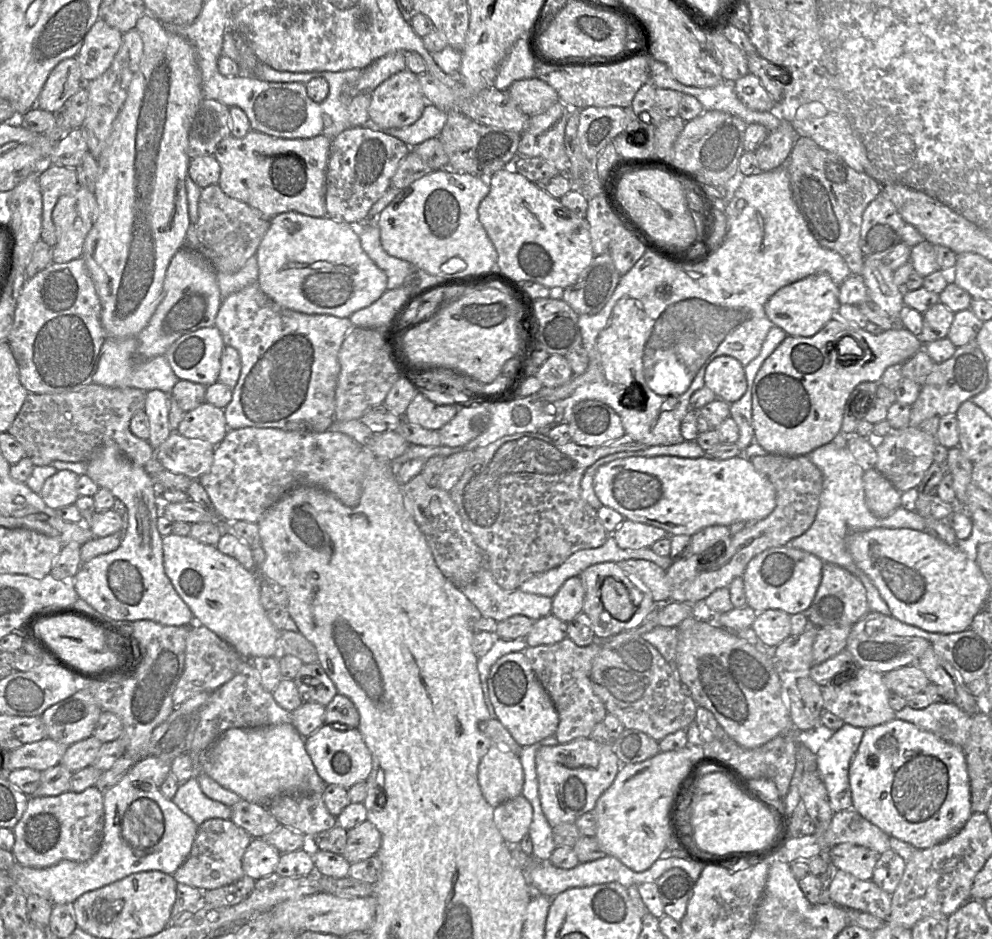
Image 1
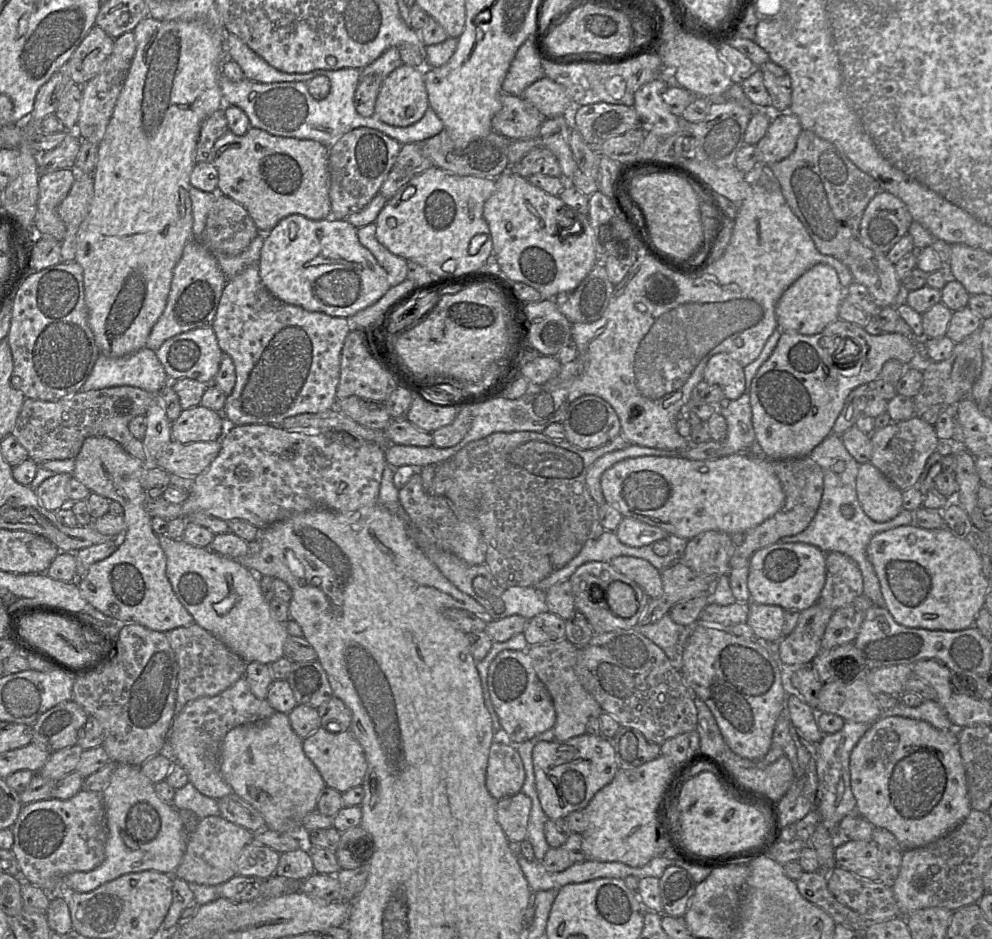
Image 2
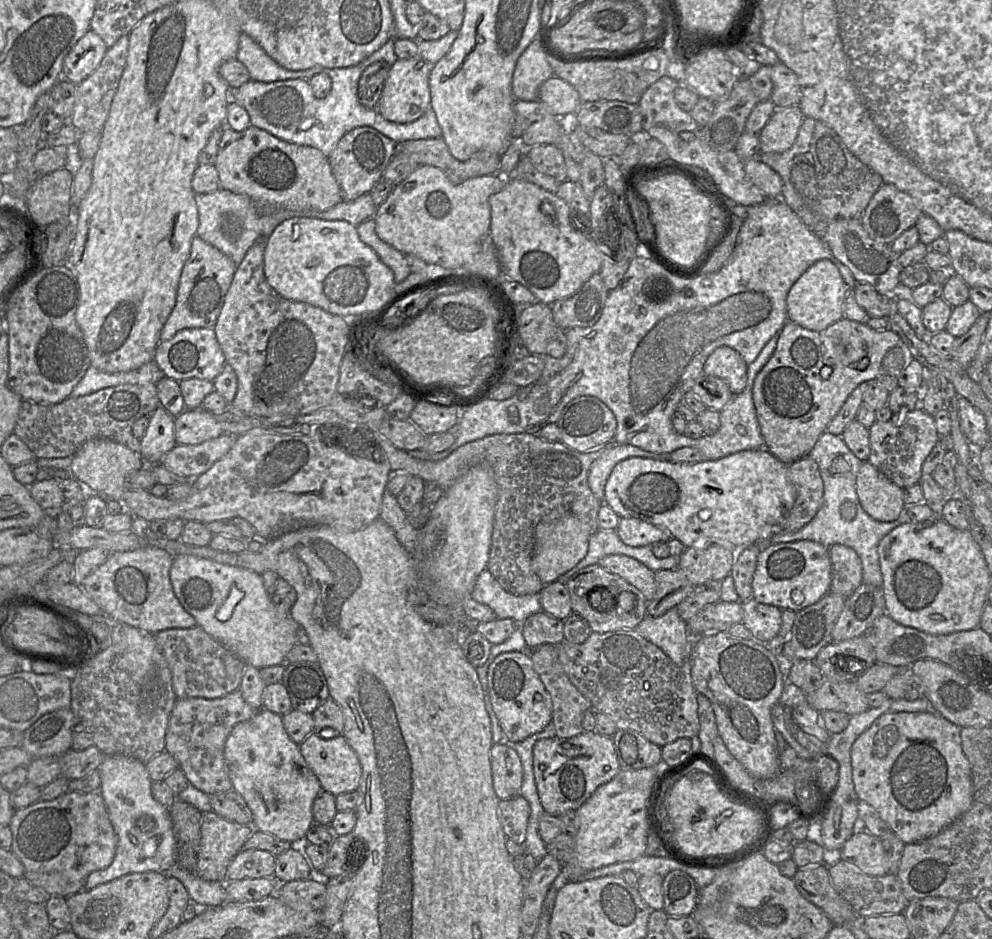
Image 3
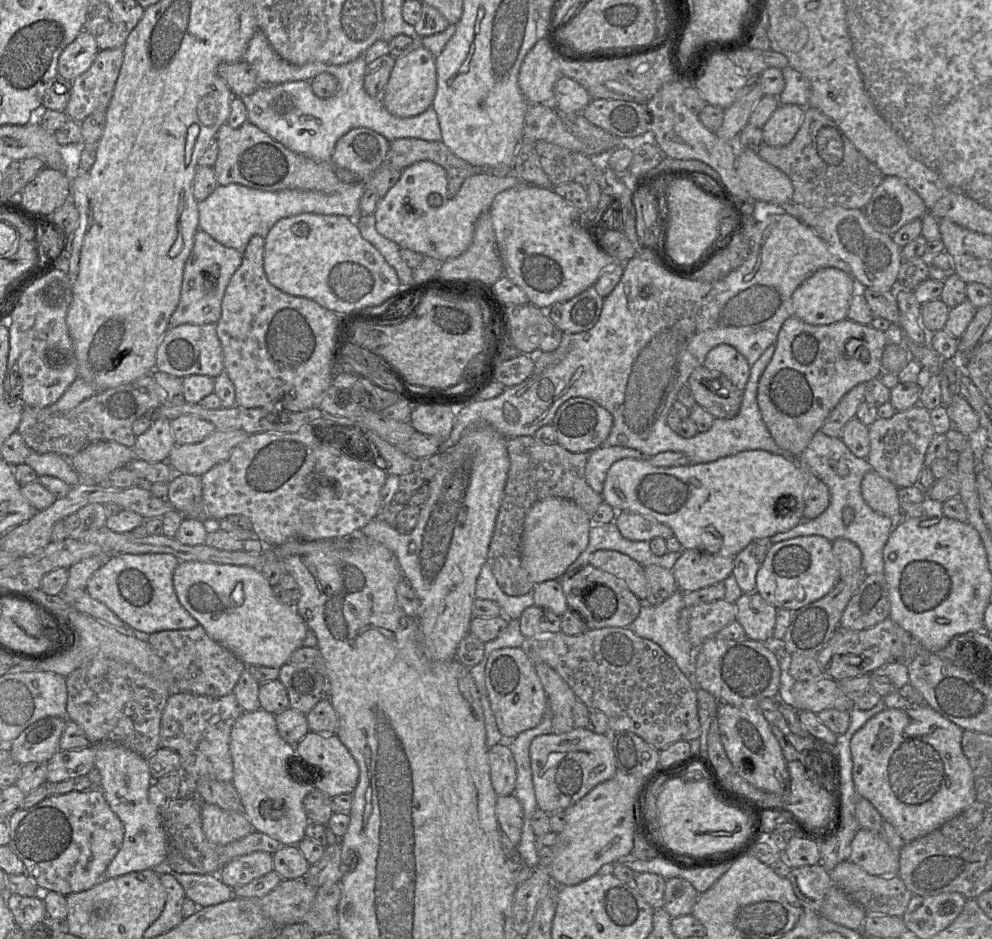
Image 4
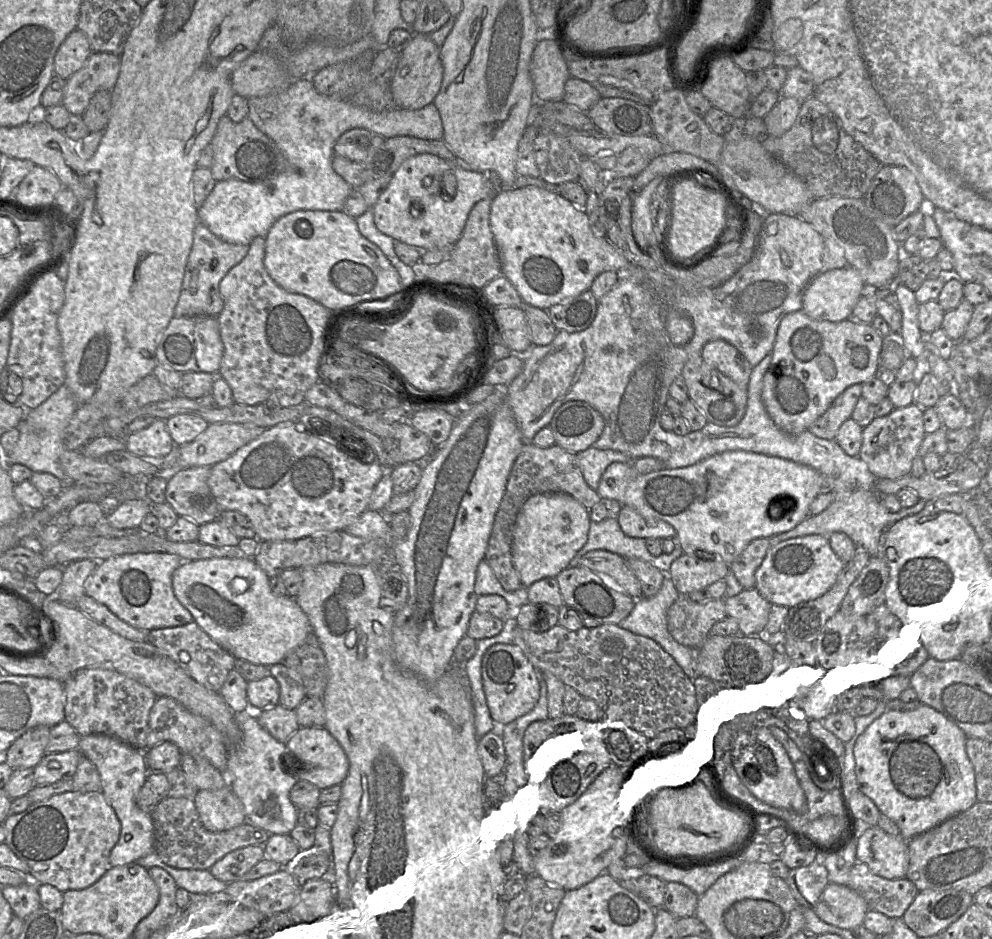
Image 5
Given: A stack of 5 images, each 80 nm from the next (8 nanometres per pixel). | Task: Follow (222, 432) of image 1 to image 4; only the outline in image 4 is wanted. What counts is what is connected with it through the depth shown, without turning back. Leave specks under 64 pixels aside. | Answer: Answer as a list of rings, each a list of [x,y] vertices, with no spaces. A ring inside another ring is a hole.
[[[192,414],[171,420],[170,427],[178,445],[199,443],[217,430],[213,423]]]

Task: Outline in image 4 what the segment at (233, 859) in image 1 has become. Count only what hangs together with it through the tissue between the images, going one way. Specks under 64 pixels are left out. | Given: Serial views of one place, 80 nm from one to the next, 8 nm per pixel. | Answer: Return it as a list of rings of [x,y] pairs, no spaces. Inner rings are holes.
[[[202,802],[201,809],[203,832],[212,843],[225,845],[254,831],[244,812],[229,811]]]

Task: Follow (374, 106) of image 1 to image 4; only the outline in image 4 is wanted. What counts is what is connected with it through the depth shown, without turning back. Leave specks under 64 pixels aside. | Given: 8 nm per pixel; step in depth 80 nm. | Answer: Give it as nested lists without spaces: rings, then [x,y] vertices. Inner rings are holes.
[[[422,45],[407,55],[395,58],[395,64],[385,86],[381,101],[393,116],[409,118],[426,111],[432,104],[437,89],[436,58]]]

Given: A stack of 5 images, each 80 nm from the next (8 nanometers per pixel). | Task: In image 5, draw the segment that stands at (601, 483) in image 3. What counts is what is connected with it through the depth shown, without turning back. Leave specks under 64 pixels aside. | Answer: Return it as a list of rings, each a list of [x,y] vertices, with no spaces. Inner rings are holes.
[[[590,447],[576,454],[578,464],[587,485],[597,490],[606,468],[612,463],[632,464],[635,459],[614,450],[600,450]]]

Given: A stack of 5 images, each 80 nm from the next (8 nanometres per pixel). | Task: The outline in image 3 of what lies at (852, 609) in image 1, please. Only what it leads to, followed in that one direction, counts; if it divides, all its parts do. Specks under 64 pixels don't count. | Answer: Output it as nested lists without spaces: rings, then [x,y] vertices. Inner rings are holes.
[[[835,544],[829,548],[832,581],[830,592],[851,596],[863,583],[862,561],[850,547]]]

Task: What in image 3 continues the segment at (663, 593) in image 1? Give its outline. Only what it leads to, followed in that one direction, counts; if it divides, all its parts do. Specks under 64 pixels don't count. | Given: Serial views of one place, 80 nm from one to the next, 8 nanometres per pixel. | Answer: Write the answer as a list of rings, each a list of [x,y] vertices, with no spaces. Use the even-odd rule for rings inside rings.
[[[612,554],[602,557],[598,565],[624,578],[641,591],[648,601],[655,597],[657,590],[655,572],[635,558]]]

